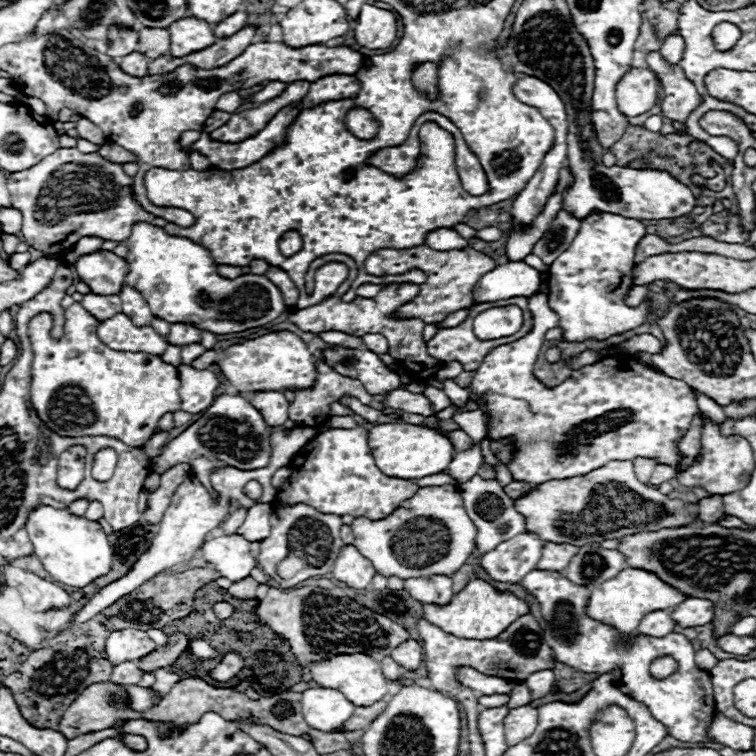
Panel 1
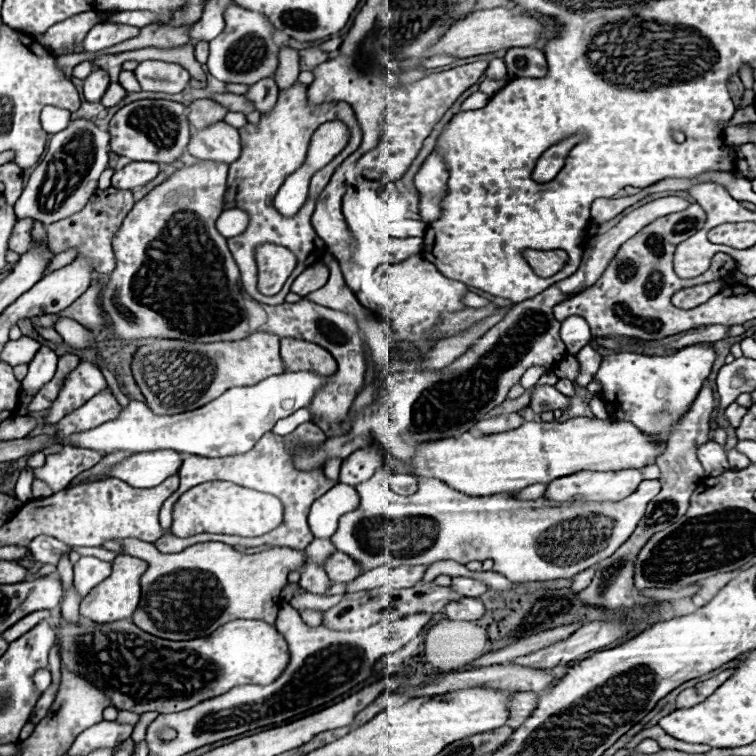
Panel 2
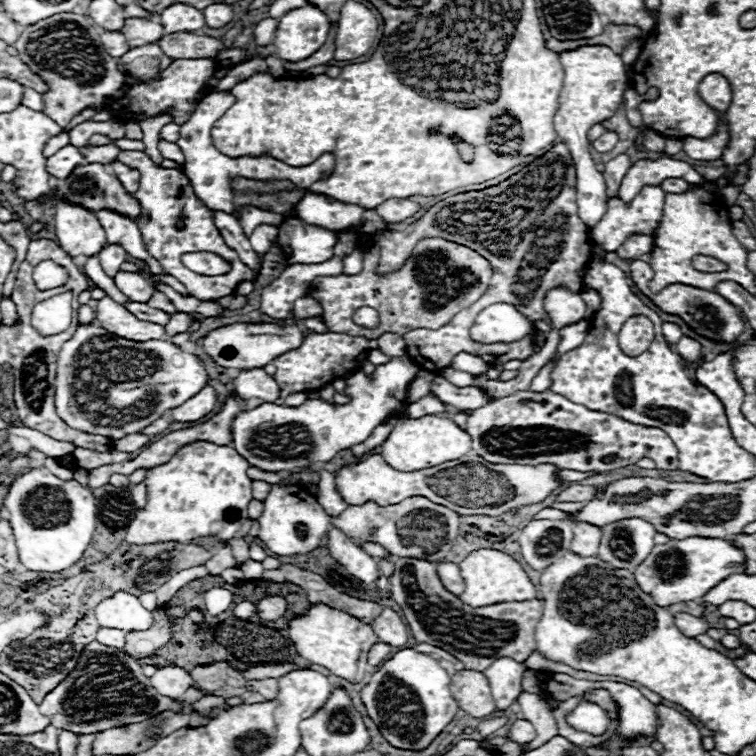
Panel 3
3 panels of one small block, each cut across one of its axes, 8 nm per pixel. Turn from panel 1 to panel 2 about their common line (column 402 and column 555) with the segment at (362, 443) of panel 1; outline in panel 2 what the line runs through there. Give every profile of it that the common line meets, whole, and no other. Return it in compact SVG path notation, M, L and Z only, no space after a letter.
M640 470L618 472L576 472L556 478L548 484L544 498L554 502L564 500L622 500L630 496L644 480Z

